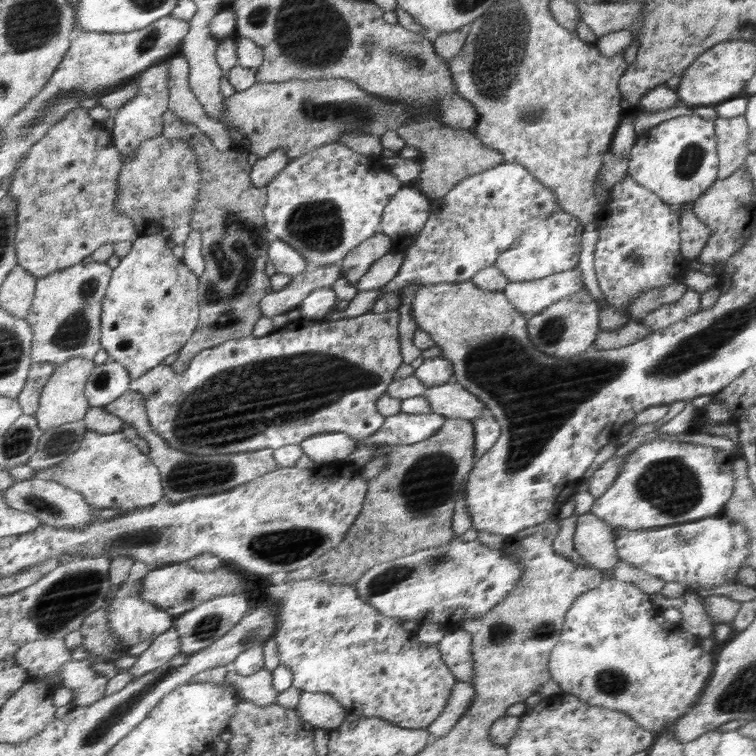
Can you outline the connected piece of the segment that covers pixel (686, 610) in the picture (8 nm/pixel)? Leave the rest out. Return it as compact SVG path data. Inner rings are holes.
M688 590L682 598L676 598L676 604L682 613L682 620L677 627L692 633L698 639L713 636L713 626L710 617L702 608L699 592Z

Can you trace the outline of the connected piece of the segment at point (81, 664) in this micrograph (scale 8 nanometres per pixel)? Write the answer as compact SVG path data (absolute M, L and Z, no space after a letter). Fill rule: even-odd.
M70 660L64 666L65 687L71 688L77 707L92 706L106 697L109 680L86 660Z

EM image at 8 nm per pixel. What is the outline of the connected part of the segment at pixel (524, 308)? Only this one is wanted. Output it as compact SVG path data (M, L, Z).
M573 269L542 279L509 282L503 293L517 310L529 317L572 297L584 286L580 270Z

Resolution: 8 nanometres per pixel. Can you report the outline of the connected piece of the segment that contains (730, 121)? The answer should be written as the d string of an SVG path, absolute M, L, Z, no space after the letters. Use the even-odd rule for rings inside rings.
M745 116L717 118L715 133L718 137L718 175L724 180L745 164L748 155L749 128Z

